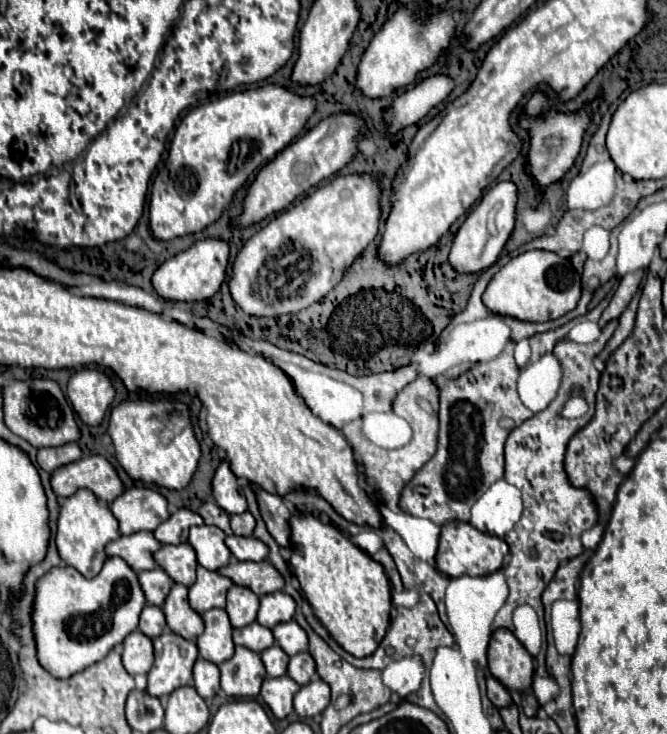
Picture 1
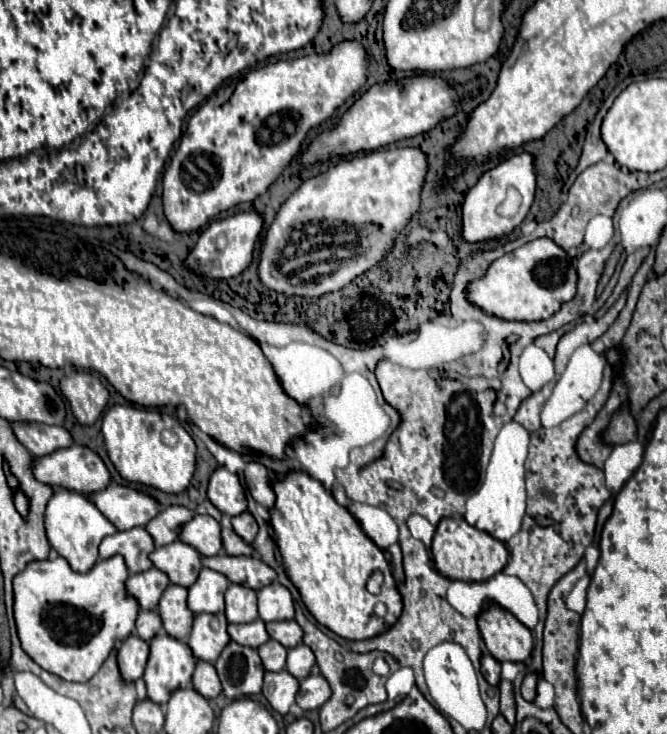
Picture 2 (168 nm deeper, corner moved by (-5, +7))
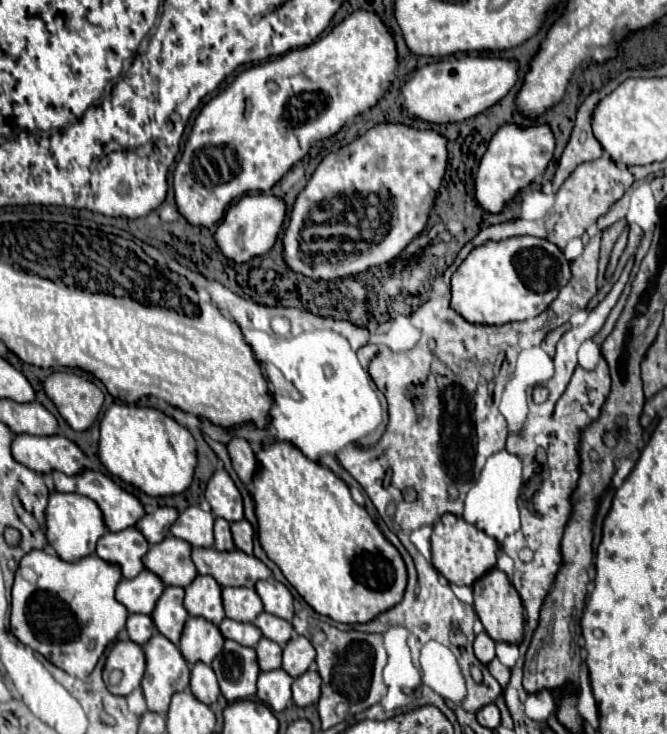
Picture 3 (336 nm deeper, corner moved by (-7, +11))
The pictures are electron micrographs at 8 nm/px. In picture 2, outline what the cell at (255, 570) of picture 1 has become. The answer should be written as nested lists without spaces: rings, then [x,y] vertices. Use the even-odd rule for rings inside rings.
[[[217,554],[217,556],[203,556],[201,564],[205,568],[211,568],[219,574],[223,574],[229,582],[241,584],[253,590],[261,590],[263,586],[269,586],[277,574],[273,568],[263,564],[257,556],[227,556],[227,554]]]

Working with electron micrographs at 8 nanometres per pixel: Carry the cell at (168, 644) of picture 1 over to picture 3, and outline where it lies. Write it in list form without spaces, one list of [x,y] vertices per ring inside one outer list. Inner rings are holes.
[[[155,634],[155,636],[143,646],[143,650],[145,650],[145,658],[147,658],[147,670],[145,670],[141,688],[143,688],[147,706],[149,706],[149,710],[153,710],[153,712],[165,714],[167,708],[169,708],[171,696],[173,696],[175,692],[181,692],[181,690],[189,688],[189,680],[191,680],[189,664],[187,664],[187,660],[183,658],[181,650],[179,650],[171,640],[167,640],[163,634]]]

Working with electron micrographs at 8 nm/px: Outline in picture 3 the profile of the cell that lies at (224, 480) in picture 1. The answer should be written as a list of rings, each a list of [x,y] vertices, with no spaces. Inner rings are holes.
[[[217,470],[207,482],[205,498],[211,504],[215,516],[225,518],[227,522],[243,520],[243,500],[241,494],[225,470]]]

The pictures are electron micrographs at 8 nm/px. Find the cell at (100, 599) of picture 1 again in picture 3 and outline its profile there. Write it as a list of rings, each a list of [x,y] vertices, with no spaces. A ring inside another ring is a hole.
[[[31,550],[27,556],[23,556],[15,572],[11,592],[11,632],[19,638],[19,642],[43,654],[57,668],[65,670],[67,674],[79,680],[87,680],[105,648],[117,638],[121,630],[125,630],[129,612],[121,602],[115,600],[115,588],[119,580],[119,564],[105,562],[99,556],[87,556],[79,562],[65,562],[53,552]]]

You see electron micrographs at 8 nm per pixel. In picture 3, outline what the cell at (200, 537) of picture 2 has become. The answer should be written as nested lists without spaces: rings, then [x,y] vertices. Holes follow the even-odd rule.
[[[189,506],[171,526],[171,534],[181,540],[187,540],[191,546],[213,548],[213,522],[215,516],[211,512],[203,512],[199,506]]]

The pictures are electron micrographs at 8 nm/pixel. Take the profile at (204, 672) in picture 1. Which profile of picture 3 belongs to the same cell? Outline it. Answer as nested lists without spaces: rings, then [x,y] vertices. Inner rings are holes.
[[[195,662],[191,666],[191,692],[197,700],[201,700],[207,706],[217,702],[219,684],[217,684],[217,676],[211,666],[203,662]]]

